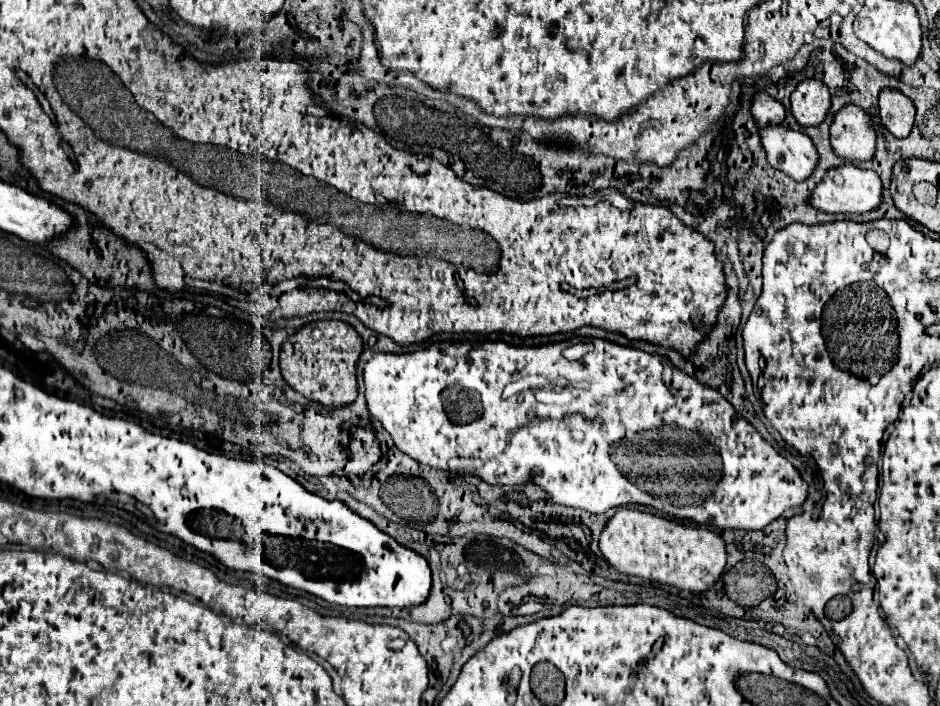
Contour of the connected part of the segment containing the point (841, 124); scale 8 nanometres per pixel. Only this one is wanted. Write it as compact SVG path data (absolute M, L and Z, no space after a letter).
M845 104L831 124L831 146L837 156L849 162L867 162L875 154L875 128L863 108Z

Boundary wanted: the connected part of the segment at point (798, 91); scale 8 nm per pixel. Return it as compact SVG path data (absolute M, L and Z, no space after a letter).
M803 80L791 94L791 112L801 126L819 126L831 106L831 94L821 80Z

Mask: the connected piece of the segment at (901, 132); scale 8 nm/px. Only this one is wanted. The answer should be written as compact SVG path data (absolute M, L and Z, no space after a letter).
M883 90L879 94L879 118L895 138L905 138L913 128L915 106L899 90Z

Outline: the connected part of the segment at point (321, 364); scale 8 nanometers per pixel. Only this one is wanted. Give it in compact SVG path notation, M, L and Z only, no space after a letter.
M325 320L307 324L285 342L281 350L281 374L285 382L305 398L327 408L343 408L357 398L357 362L363 352L361 336L345 322Z

